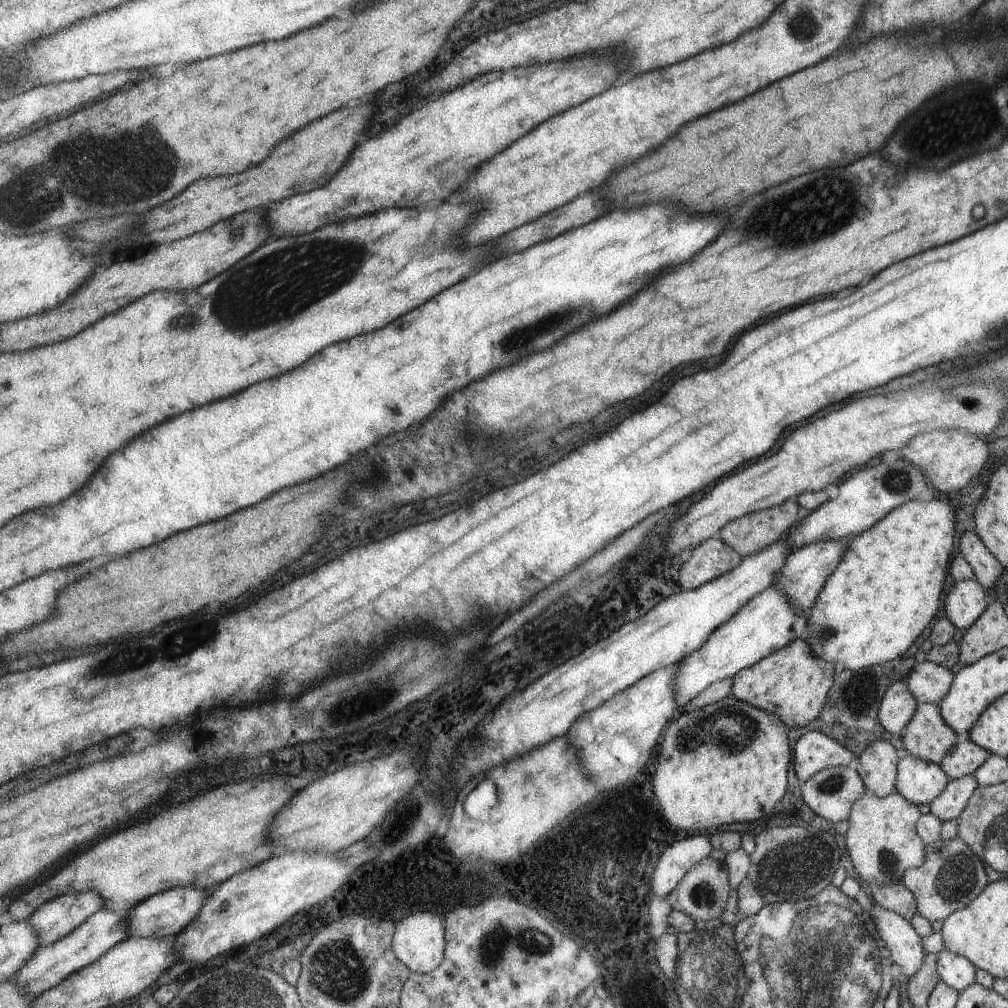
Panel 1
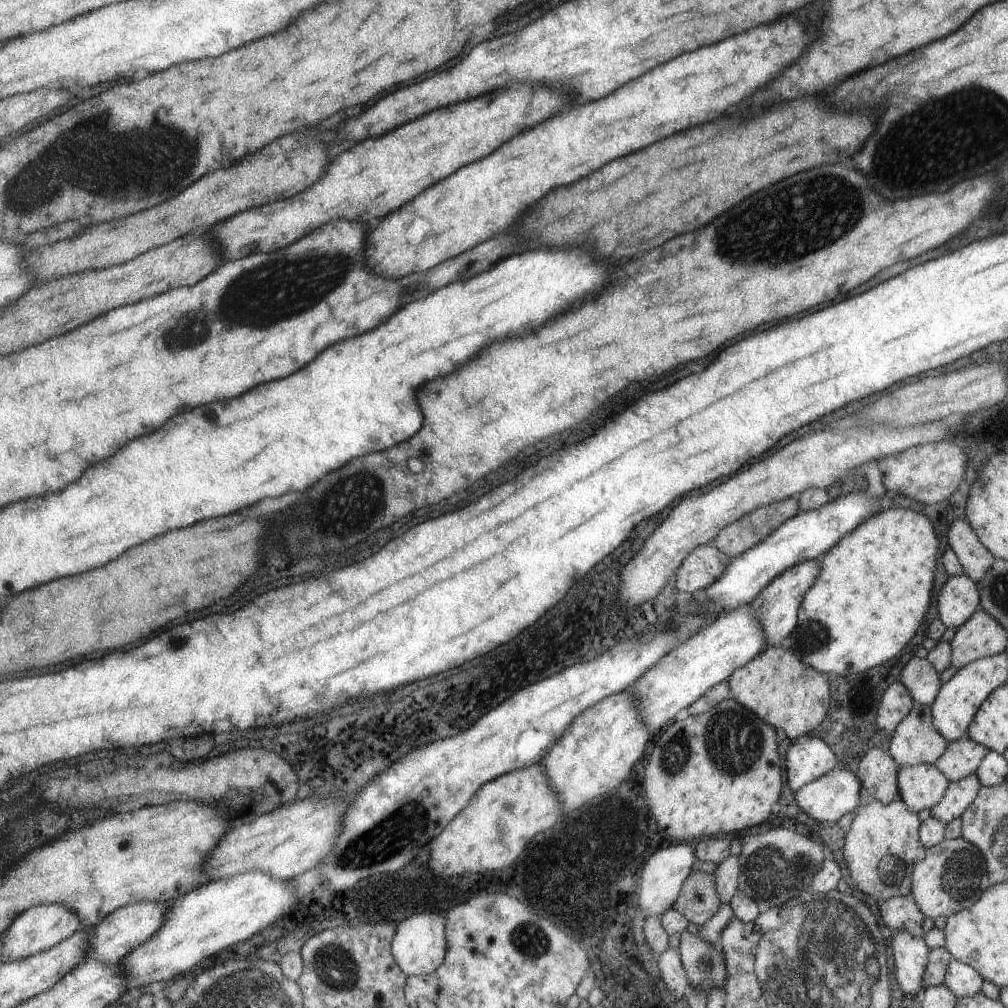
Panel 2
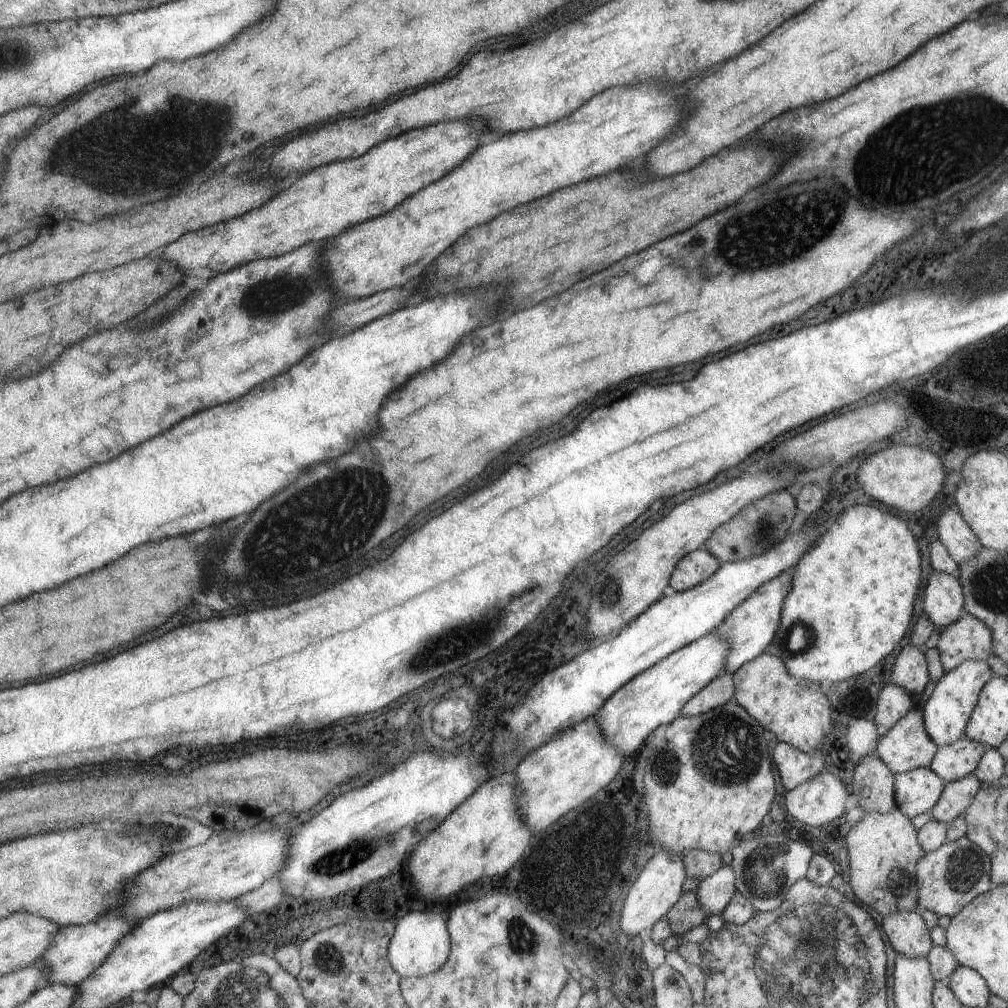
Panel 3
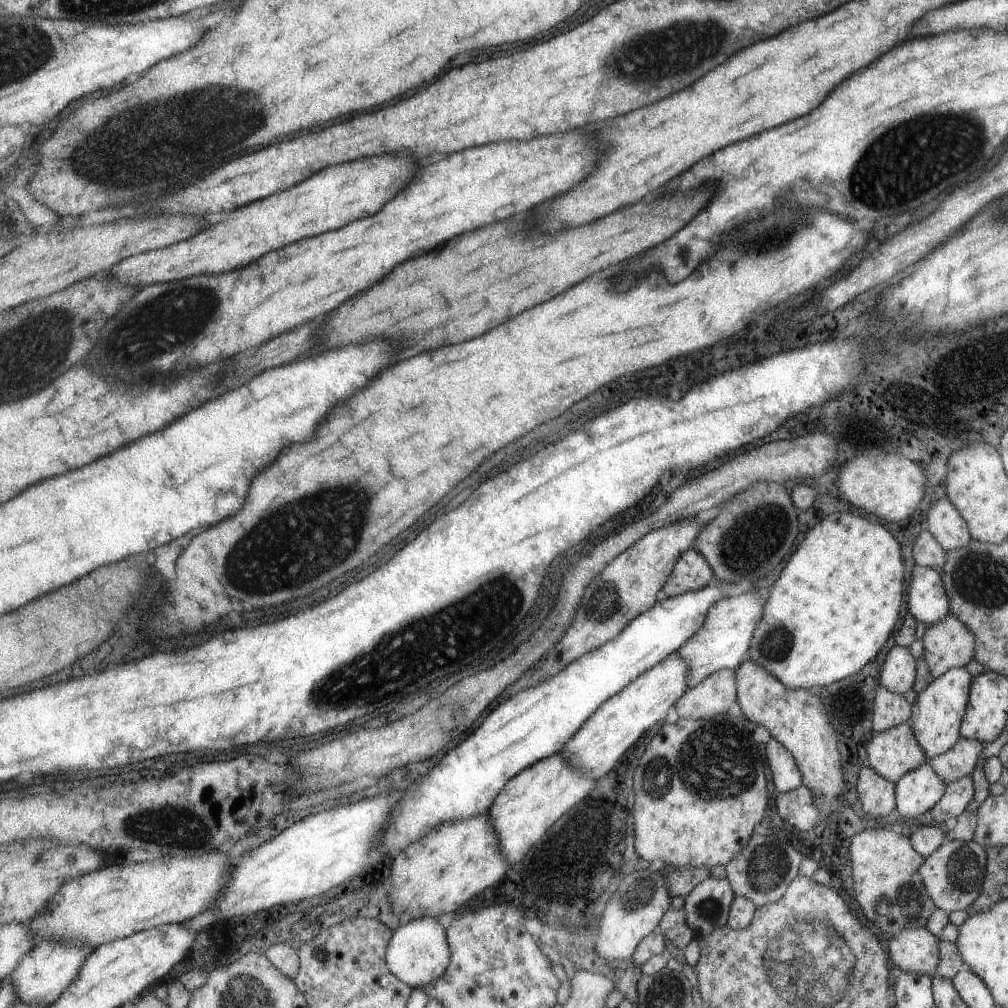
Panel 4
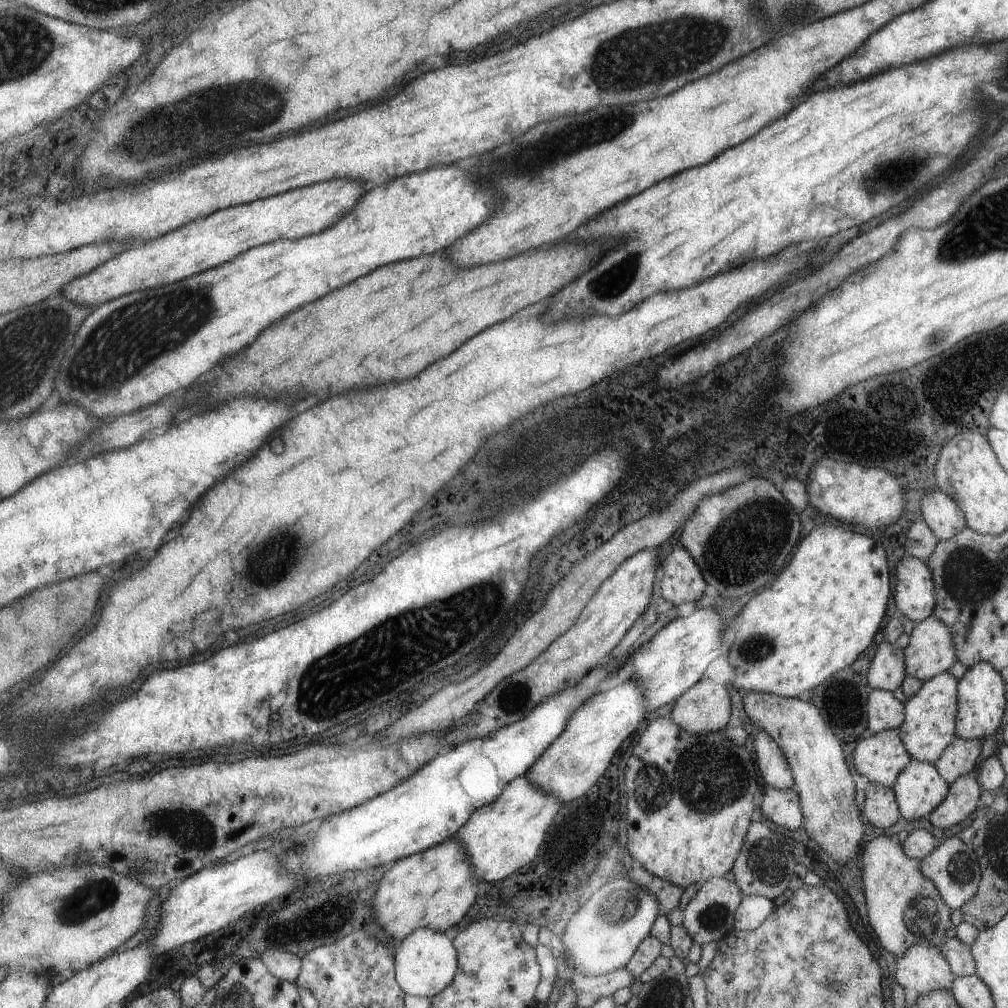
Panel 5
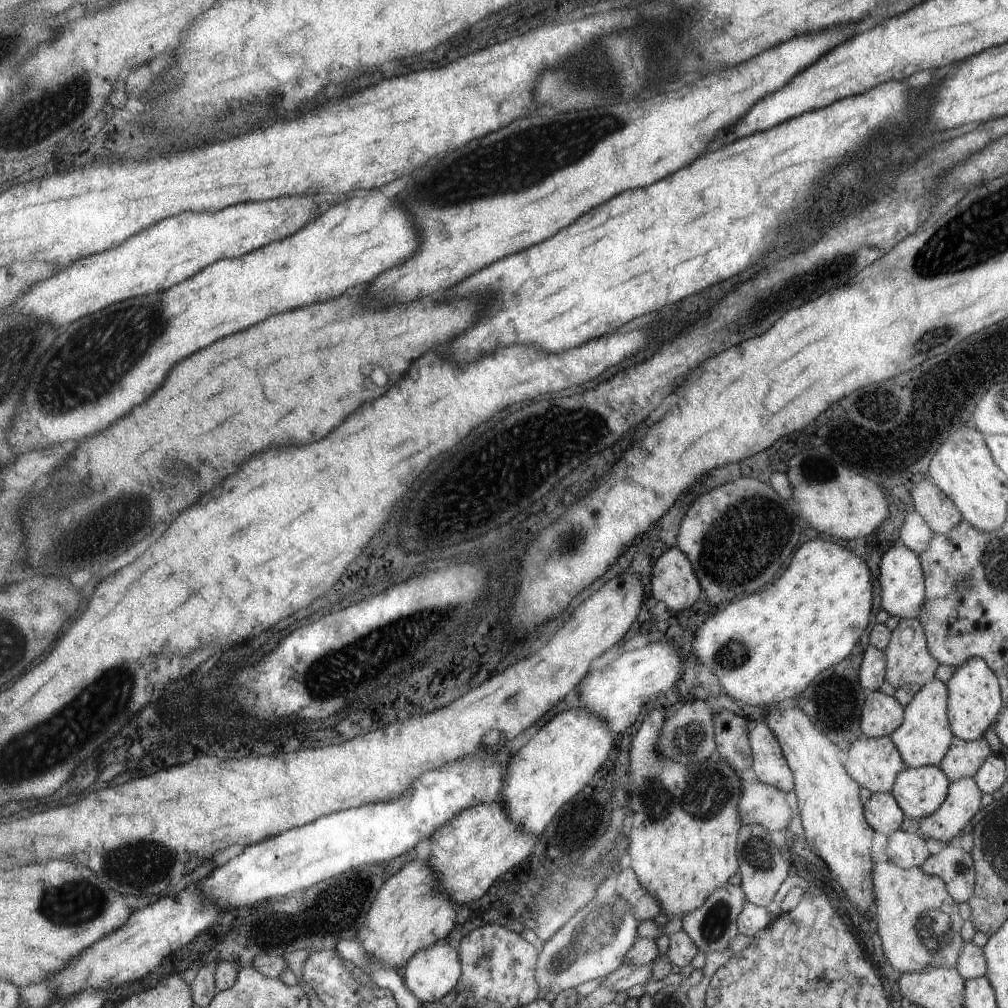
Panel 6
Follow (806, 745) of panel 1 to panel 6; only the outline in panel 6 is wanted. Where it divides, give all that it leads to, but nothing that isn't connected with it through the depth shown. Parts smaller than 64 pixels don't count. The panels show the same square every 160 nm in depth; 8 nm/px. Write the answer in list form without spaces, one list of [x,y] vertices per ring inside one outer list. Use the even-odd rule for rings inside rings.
[[[763,719],[750,729],[749,742],[753,751],[752,769],[757,780],[783,792],[795,788],[792,769],[788,766],[779,740]]]

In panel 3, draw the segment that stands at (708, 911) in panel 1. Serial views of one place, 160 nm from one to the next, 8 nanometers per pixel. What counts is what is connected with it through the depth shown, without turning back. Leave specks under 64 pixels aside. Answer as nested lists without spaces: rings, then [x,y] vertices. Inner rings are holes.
[[[697,891],[683,894],[680,902],[669,911],[669,914],[666,914],[666,917],[671,925],[673,934],[679,937],[701,926],[706,922],[707,918],[698,901]]]

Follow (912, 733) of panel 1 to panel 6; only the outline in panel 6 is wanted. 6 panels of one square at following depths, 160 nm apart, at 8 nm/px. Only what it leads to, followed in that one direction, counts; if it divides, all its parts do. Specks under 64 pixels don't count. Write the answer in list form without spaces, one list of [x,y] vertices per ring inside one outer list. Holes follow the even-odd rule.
[[[861,736],[850,744],[843,760],[845,770],[871,793],[889,793],[900,770],[905,768],[900,752],[888,736],[876,739]]]

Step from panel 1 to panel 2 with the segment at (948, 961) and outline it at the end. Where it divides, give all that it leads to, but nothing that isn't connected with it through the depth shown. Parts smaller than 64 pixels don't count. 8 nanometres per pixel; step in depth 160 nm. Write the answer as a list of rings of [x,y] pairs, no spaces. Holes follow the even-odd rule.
[[[952,959],[945,966],[943,984],[956,998],[964,998],[980,993],[983,982],[971,966]]]

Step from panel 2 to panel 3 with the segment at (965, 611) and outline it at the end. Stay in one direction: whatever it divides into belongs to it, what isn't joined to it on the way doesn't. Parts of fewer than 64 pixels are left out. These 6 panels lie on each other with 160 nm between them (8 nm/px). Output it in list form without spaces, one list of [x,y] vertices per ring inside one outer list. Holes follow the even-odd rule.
[[[932,571],[927,576],[922,596],[922,612],[942,629],[964,614],[964,596],[956,574]]]

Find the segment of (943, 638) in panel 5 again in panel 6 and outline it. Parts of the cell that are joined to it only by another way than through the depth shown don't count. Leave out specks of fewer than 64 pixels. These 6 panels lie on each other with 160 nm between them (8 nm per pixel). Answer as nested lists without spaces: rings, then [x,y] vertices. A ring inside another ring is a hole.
[[[917,617],[898,620],[883,652],[887,658],[884,681],[895,689],[903,685],[914,684],[920,687],[927,684],[933,680],[935,669],[939,666],[928,650],[928,639]],[[904,628],[913,629],[912,640],[907,645],[897,640]]]

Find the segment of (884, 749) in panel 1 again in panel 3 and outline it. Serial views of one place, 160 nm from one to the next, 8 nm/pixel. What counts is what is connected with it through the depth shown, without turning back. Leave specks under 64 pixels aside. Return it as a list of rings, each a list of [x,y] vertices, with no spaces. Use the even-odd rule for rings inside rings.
[[[875,755],[863,757],[857,763],[851,788],[858,806],[865,813],[886,813],[895,807],[895,776]]]

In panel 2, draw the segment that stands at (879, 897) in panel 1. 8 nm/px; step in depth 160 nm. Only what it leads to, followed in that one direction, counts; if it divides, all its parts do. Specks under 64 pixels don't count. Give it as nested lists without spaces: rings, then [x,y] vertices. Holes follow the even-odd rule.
[[[911,894],[888,898],[878,903],[878,910],[881,920],[890,930],[921,935],[921,923],[925,916]]]

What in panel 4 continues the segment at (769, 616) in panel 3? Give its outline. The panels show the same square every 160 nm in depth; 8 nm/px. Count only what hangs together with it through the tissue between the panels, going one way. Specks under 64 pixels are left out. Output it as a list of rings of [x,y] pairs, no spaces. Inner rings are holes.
[[[746,592],[741,596],[727,597],[721,599],[716,605],[709,609],[708,618],[704,625],[684,645],[676,650],[688,661],[688,686],[693,688],[700,685],[708,676],[723,669],[737,669],[747,659],[749,644],[752,634],[759,622],[763,620],[763,608],[766,592],[759,600],[763,592]]]

